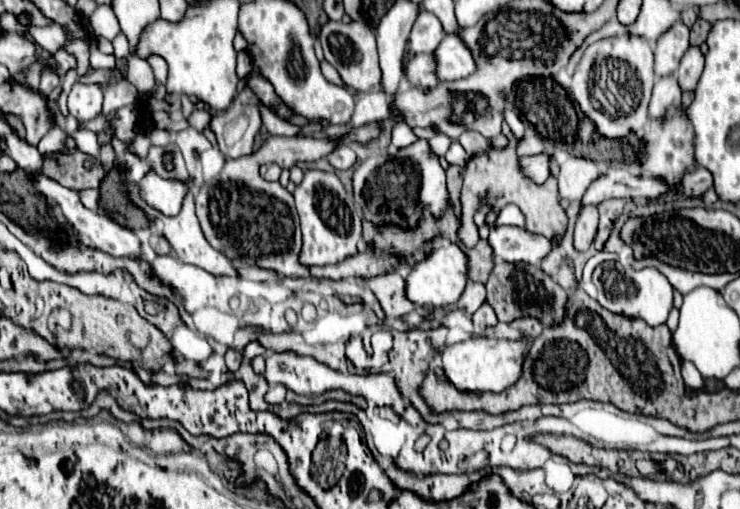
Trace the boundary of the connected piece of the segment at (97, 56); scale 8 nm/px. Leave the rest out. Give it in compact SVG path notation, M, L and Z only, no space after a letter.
M90 46L90 58L89 61L93 64L93 69L112 69L116 66L116 57L114 55L106 55L96 46Z

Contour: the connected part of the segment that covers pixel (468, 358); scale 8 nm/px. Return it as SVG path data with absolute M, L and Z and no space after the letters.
M470 338L452 346L446 346L442 352L444 372L448 380L466 392L504 392L516 384L522 376L522 366L528 354L526 340L508 340L508 338Z

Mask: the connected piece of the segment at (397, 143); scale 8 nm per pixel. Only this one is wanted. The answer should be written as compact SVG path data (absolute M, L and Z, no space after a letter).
M410 126L406 128L392 128L392 150L400 150L400 148L408 148L418 140L418 136L412 132Z

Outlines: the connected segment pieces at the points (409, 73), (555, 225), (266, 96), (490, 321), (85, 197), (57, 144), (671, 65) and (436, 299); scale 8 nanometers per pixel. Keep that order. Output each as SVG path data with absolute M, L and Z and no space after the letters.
M416 54L408 60L408 66L404 70L406 80L412 86L420 86L420 88L432 88L434 84L438 84L438 76L436 76L436 58L434 54Z
M504 122L502 124L502 134L508 138L508 144L504 148L494 148L490 146L486 152L476 154L468 160L466 164L466 172L464 172L464 186L462 186L462 224L464 224L464 238L468 238L468 228L472 226L472 214L478 208L478 200L480 202L488 202L494 212L488 214L486 222L494 224L500 208L504 206L504 202L516 204L522 214L526 216L526 230L532 234L540 234L546 236L552 241L555 238L560 241L567 227L568 219L564 210L560 208L560 198L558 198L558 186L556 186L556 178L550 176L544 184L536 184L532 182L528 176L522 174L520 170L520 162L518 162L518 154L516 154L516 146L518 140L512 134L510 126Z
M252 72L250 80L248 80L248 86L256 92L256 96L260 98L260 102L262 102L270 112L274 112L278 118L282 118L282 120L290 120L290 118L294 116L292 108L286 106L286 104L276 96L272 84L270 84L268 80L262 80L262 76L258 76L256 72Z
M488 304L480 306L478 312L474 312L472 320L474 320L474 326L476 326L478 330L484 330L484 328L488 328L488 326L498 324L498 320L496 320L496 316L494 316L494 310L492 310Z
M82 190L82 192L80 192L80 200L82 200L82 204L84 204L88 210L98 212L98 210L102 208L100 192L98 192L98 190Z
M56 126L56 128L52 128L40 142L38 142L38 152L44 156L44 154L48 154L48 152L70 152L70 150L66 150L64 148L64 144L62 144L62 140L66 138L66 134Z
M676 22L672 24L672 28L668 28L656 42L654 48L654 72L660 76L668 76L678 68L680 58L684 56L684 52L688 50L688 26L684 22Z
M444 240L424 260L418 260L406 278L406 296L424 308L456 304L468 284L468 256L458 244Z

